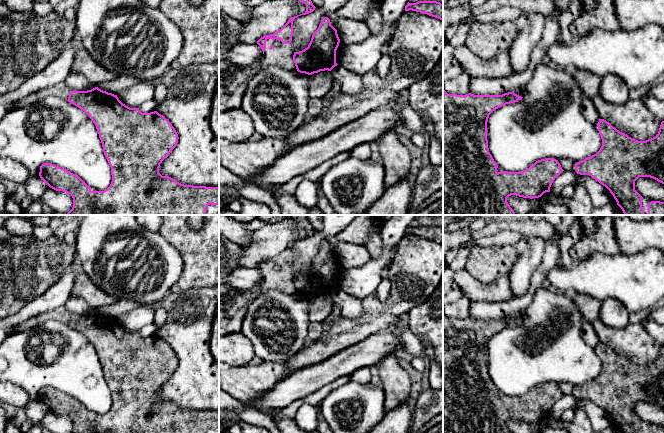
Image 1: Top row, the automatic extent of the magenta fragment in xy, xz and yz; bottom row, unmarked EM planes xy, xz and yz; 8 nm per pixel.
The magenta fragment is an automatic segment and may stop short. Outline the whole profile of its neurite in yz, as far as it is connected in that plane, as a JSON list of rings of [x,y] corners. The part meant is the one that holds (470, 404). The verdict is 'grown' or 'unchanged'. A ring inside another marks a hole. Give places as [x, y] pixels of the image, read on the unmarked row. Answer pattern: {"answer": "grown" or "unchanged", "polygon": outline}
{"answer": "grown", "polygon": [[[519,312],[502,319],[457,319],[448,318],[443,313],[443,433],[512,433],[507,426],[511,419],[533,423],[550,416],[553,405],[564,395],[558,384],[541,383],[522,396],[498,396],[498,389],[489,376],[489,339],[506,328],[521,326],[522,322],[523,314]]]}

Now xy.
{"answer": "grown", "polygon": [[[64,305],[28,319],[27,321],[18,325],[15,329],[13,329],[12,333],[18,332],[18,331],[36,329],[48,320],[57,320],[59,322],[62,322],[63,324],[68,325],[68,326],[72,327],[73,329],[77,330],[78,332],[83,334],[89,340],[89,342],[93,345],[93,347],[96,350],[97,356],[99,358],[99,362],[102,367],[104,379],[111,391],[112,405],[111,405],[110,410],[107,413],[105,413],[104,415],[92,415],[91,411],[88,410],[78,399],[71,397],[64,392],[58,391],[52,387],[44,387],[40,390],[39,400],[40,400],[41,404],[43,404],[50,412],[52,412],[56,415],[66,416],[72,420],[72,422],[73,422],[72,433],[206,433],[207,430],[210,428],[219,429],[219,411],[184,409],[184,408],[177,406],[175,403],[173,403],[169,400],[162,400],[159,397],[160,388],[162,387],[162,385],[165,382],[167,382],[169,380],[169,378],[172,376],[172,374],[176,371],[179,361],[178,361],[178,358],[177,358],[175,352],[172,350],[172,348],[163,339],[159,338],[157,335],[150,336],[150,337],[142,337],[139,334],[139,332],[130,332],[130,331],[126,330],[119,324],[117,319],[103,315],[103,314],[99,313],[98,311],[95,311],[95,312],[93,312],[91,314],[87,314],[87,315],[71,315],[70,312],[65,308]]]}

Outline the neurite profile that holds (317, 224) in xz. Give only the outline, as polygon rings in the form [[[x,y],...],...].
[[[307,215],[307,218],[316,232],[323,232],[323,222],[320,220],[319,215]]]

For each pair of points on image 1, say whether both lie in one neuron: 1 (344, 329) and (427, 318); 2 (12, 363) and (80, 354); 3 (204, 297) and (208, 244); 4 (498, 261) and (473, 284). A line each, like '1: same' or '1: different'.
1: different
2: same
3: different
4: different

